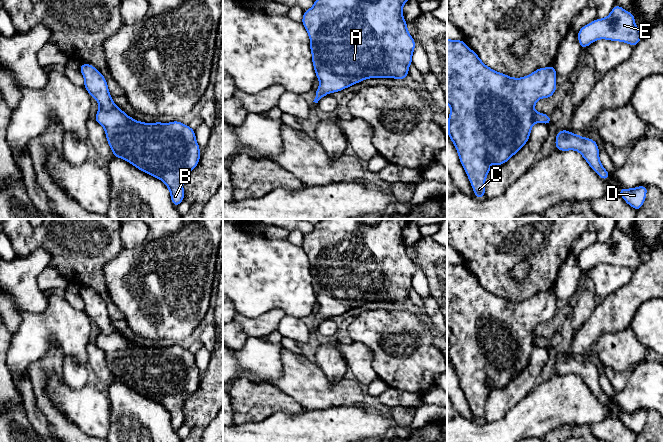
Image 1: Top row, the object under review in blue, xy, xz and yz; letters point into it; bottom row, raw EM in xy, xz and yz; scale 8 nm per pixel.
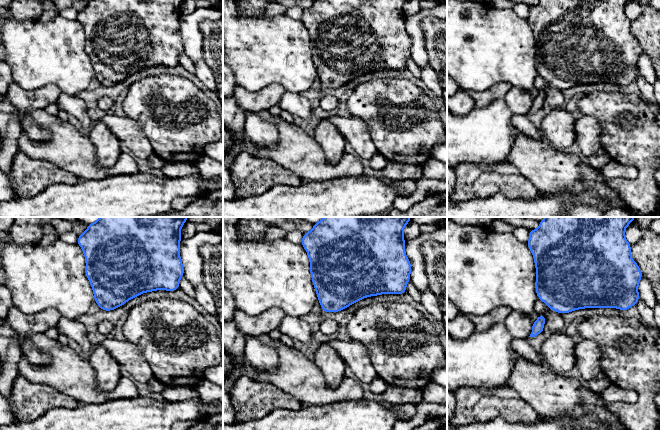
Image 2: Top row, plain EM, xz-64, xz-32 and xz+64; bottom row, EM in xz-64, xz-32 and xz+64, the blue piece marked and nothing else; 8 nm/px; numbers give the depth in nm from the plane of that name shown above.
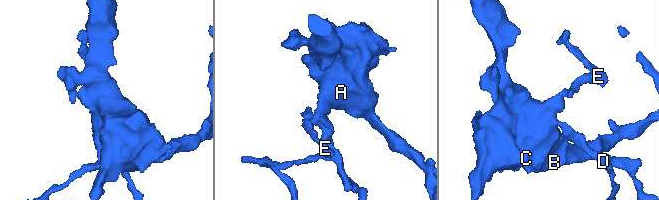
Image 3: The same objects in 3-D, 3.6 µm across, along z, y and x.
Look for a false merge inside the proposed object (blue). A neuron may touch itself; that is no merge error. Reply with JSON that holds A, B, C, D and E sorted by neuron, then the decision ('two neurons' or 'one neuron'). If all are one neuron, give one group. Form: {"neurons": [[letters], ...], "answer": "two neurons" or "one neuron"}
{"neurons": [["A", "B", "C", "D", "E"]], "answer": "one neuron"}

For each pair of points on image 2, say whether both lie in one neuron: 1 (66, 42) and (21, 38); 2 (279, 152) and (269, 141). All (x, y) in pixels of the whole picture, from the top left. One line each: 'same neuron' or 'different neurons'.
1: same neuron
2: different neurons

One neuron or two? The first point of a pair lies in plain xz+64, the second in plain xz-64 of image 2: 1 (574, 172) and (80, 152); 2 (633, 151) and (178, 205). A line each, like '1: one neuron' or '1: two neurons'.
1: one neuron
2: two neurons

